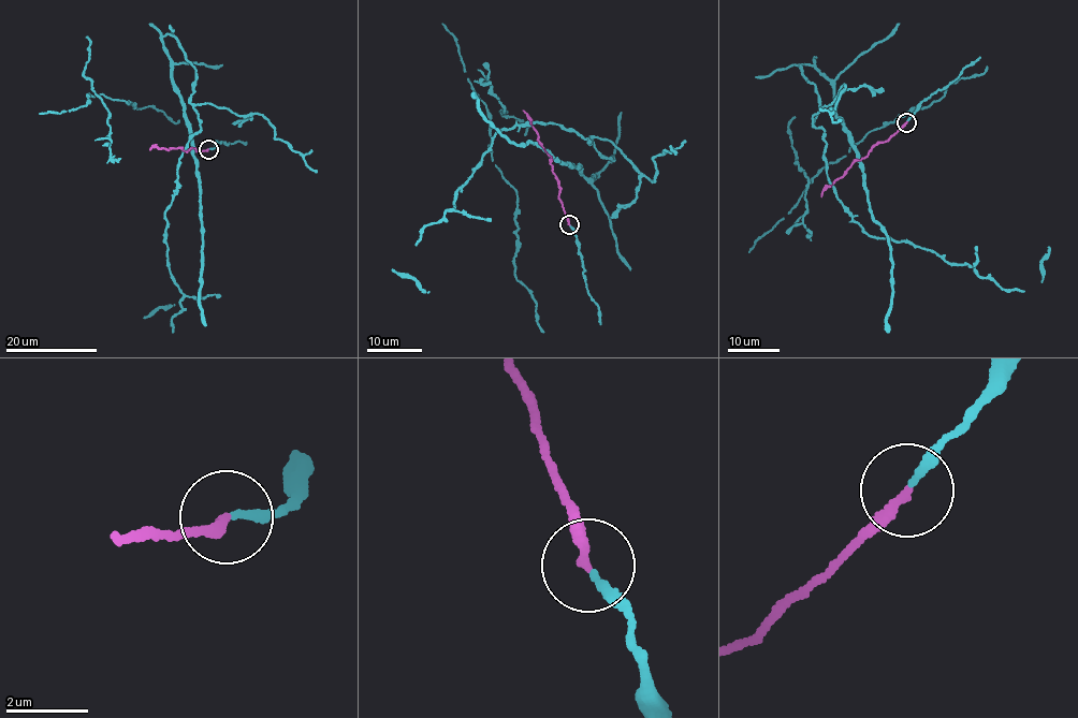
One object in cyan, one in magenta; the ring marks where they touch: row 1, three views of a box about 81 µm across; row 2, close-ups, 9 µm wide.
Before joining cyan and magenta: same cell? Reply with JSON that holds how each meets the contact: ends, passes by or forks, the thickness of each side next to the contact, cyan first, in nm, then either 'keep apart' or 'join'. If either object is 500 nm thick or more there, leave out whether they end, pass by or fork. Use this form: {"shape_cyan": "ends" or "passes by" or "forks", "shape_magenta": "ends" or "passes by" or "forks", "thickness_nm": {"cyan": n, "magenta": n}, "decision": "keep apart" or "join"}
{"shape_cyan": "ends", "shape_magenta": "ends", "thickness_nm": {"cyan": 200, "magenta": 240}, "decision": "join"}

